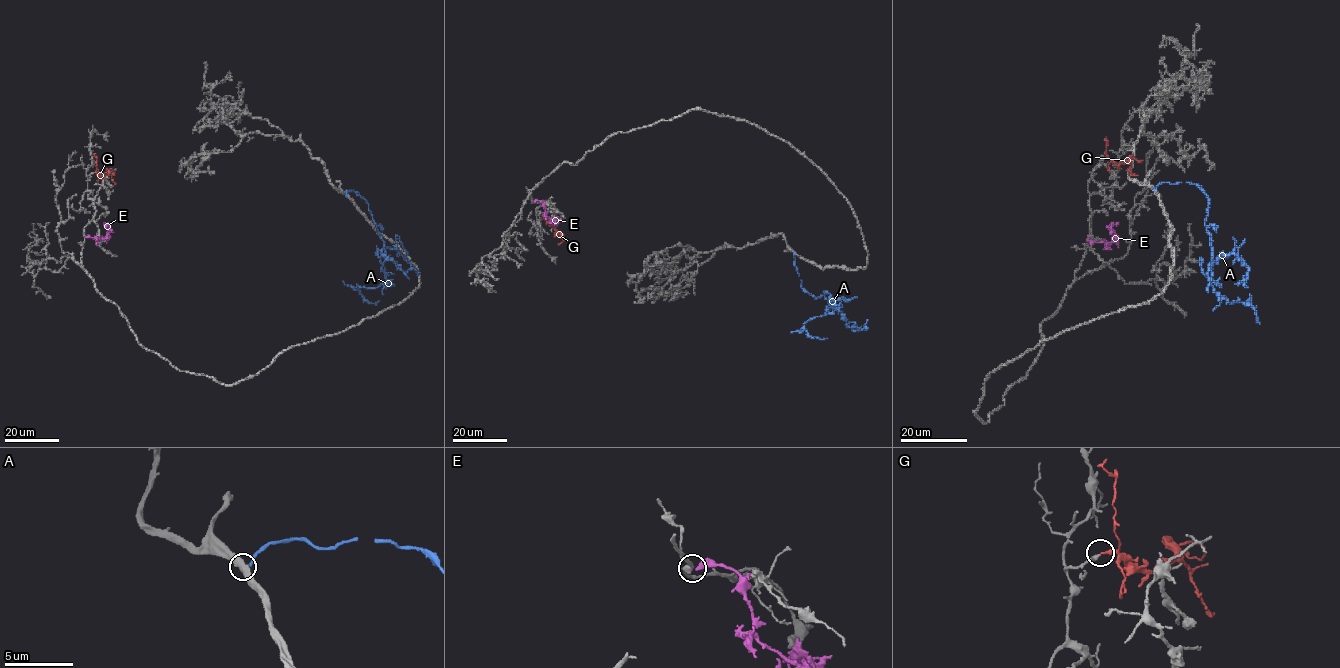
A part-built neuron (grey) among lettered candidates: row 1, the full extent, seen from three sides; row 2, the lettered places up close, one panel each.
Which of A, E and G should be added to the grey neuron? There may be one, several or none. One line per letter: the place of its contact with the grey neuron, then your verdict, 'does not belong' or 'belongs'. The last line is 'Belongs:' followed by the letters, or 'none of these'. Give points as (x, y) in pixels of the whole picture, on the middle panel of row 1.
A: (794, 253) | does not belong
E: (533, 201) | does not belong
G: (541, 219) | belongs
Belongs: G

